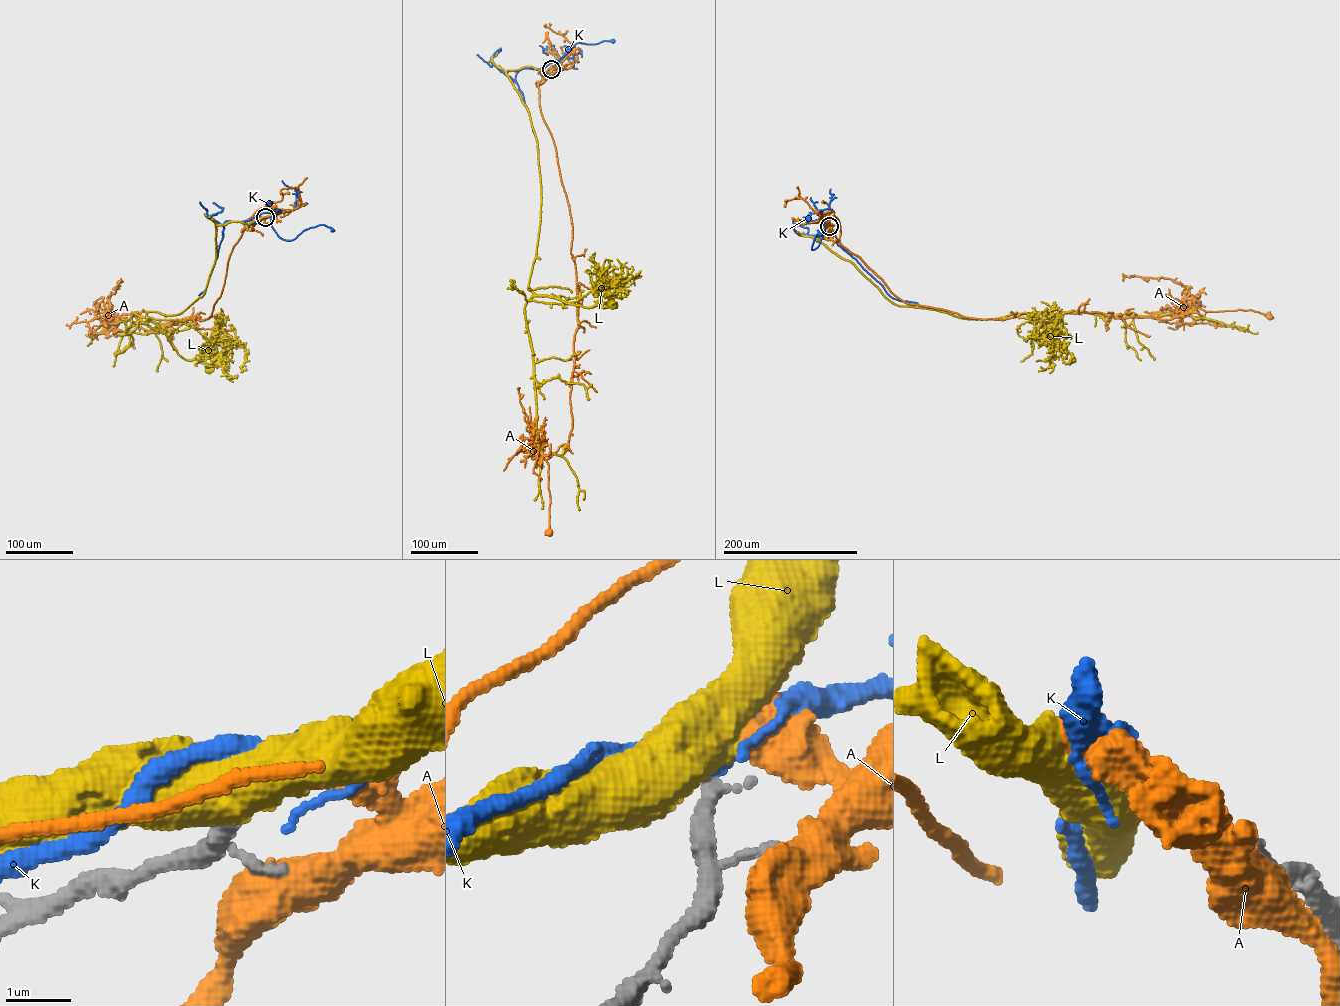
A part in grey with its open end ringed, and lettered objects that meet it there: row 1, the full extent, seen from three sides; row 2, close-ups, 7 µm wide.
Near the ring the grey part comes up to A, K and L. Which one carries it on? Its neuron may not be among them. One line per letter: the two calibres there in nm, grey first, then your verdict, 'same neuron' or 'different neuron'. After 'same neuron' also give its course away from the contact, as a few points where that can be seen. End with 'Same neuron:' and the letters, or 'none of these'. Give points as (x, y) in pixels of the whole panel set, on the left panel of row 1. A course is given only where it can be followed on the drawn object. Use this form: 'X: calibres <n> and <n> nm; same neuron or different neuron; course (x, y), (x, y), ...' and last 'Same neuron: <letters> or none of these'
A: calibres 110 and 600 nm; different neuron
K: calibres 240 and 360 nm; same neuron; course (265, 217), (276, 213), (270, 224), (277, 235), (285, 240), (294, 239), (304, 230), (319, 225), (332, 230)
L: calibres 240 and 850 nm; different neuron
Same neuron: K

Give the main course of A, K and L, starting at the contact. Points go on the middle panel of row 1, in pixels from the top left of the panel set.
A: (551, 70), (561, 63), (536, 86), (569, 207), (579, 324), (568, 443), (543, 459), (548, 466), (550, 532)
K: (551, 69), (576, 43), (612, 41)
L: (551, 69), (506, 71), (537, 144), (539, 230), (528, 288), (585, 307), (601, 299), (603, 307), (611, 305)

